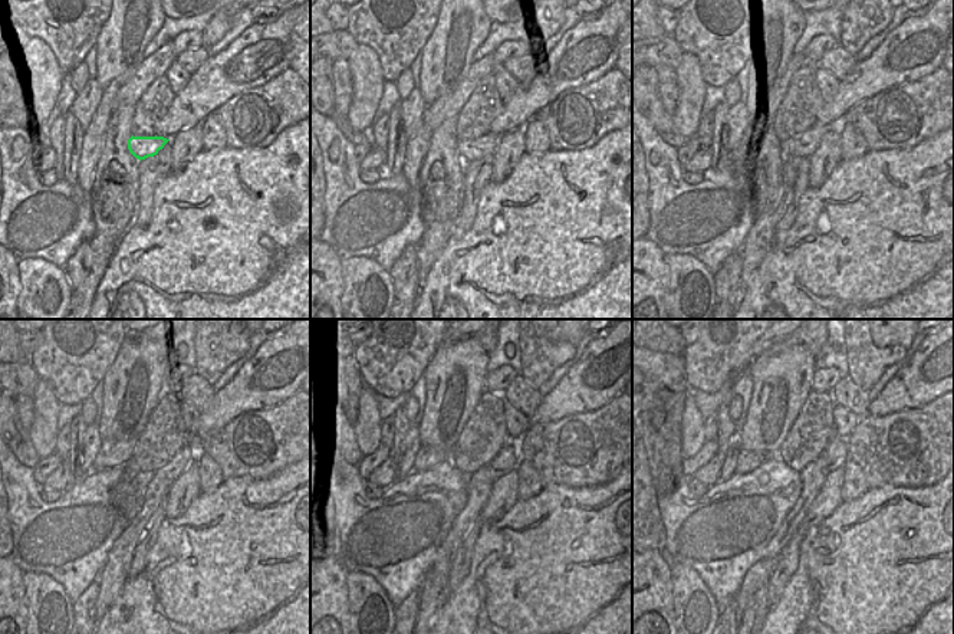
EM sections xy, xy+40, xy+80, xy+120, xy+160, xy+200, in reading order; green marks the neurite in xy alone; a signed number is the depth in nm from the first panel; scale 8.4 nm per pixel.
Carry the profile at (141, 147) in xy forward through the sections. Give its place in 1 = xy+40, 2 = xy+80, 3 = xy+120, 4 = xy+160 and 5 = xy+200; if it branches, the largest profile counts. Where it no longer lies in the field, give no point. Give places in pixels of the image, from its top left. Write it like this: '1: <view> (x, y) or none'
1: xy+40 (477, 148)
2: xy+80 (805, 145)
3: xy+120 (191, 452)
4: xy+160 (510, 456)
5: xy+200 (836, 452)

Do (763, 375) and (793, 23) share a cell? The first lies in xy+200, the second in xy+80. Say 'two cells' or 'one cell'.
one cell

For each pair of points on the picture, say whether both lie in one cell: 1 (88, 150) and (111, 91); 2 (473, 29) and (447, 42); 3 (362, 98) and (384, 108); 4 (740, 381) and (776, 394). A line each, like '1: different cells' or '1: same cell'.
1: same cell
2: same cell
3: different cells
4: different cells

